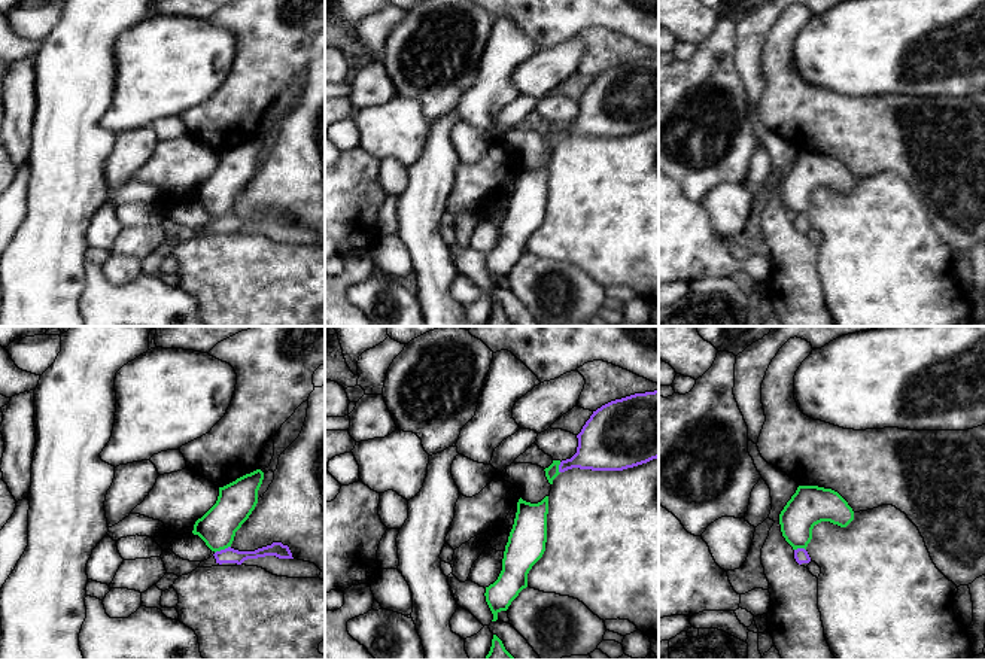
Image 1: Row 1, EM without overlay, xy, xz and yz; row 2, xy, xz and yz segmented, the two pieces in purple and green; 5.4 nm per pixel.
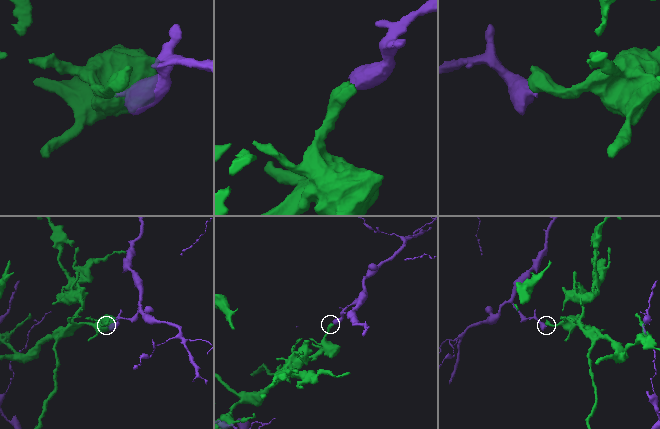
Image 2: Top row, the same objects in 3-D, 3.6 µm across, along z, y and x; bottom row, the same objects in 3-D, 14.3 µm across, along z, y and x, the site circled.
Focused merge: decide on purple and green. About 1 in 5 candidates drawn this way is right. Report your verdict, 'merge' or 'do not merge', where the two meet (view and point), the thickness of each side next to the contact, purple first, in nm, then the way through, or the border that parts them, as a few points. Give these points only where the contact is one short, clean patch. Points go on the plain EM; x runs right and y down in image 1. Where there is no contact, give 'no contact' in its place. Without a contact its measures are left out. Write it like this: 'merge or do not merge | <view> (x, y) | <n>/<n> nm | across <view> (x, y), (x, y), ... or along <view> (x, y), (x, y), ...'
do not merge | xy (222, 216) | 80/200 nm | along xy (230, 212), (215, 219)

